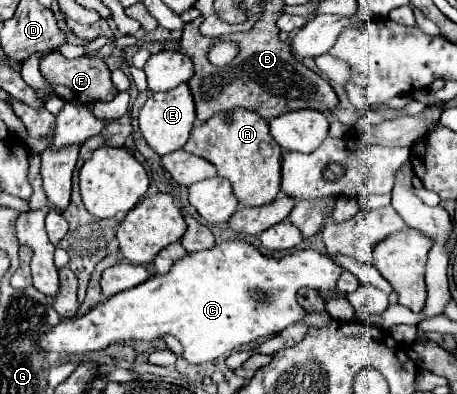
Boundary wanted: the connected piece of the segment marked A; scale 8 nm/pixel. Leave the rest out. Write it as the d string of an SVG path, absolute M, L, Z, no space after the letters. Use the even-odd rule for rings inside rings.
M246 109L218 113L192 129L184 149L188 153L194 153L210 161L218 169L218 175L230 181L232 191L240 205L260 207L276 199L280 165L282 165L282 149L270 135L268 121L262 119L258 113L246 111Z

